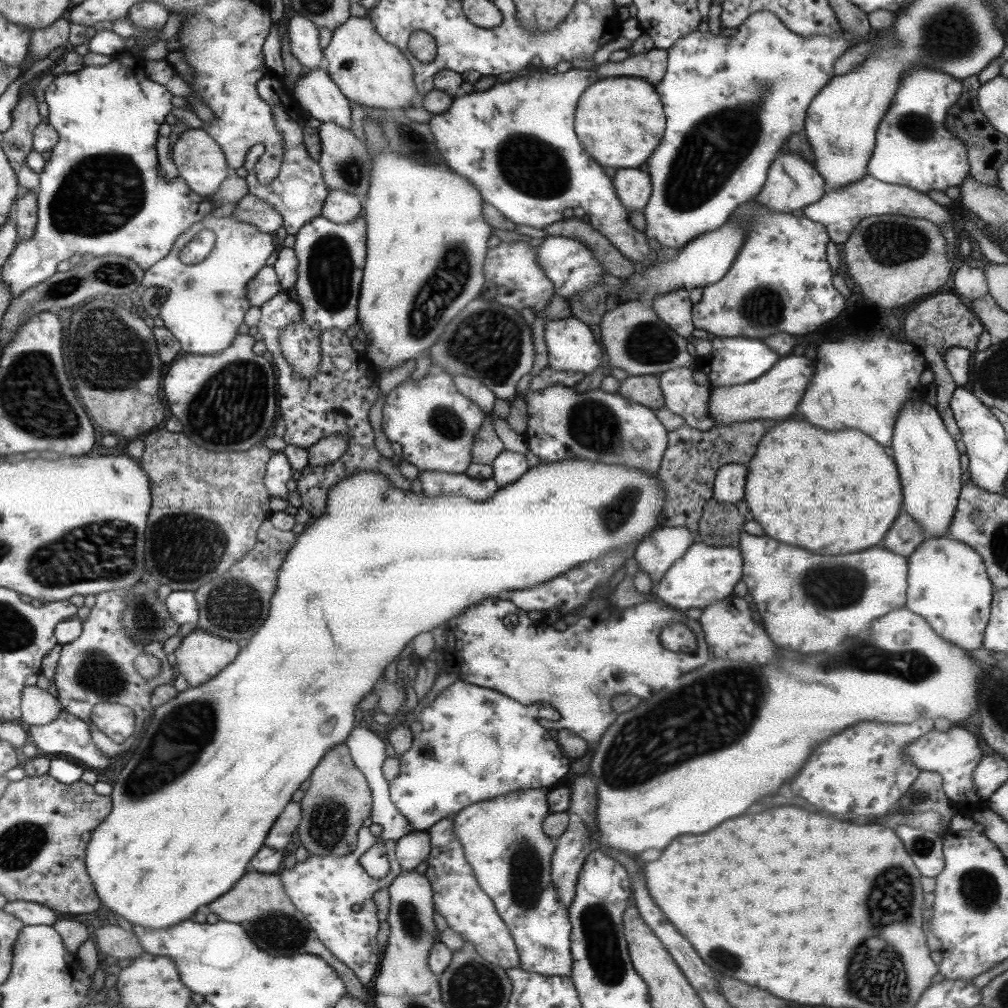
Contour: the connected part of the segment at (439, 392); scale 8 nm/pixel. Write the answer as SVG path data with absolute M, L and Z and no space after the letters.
M433 369L422 380L404 380L386 397L383 410L383 428L386 438L402 446L405 460L418 467L419 473L427 471L465 474L473 464L473 444L488 414L464 396L456 382L445 371Z

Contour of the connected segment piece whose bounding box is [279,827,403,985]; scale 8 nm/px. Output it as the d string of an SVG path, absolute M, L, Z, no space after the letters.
M363 827L358 832L359 843L350 855L346 856L315 856L310 855L308 860L297 862L292 869L282 868L279 874L285 882L285 892L290 900L305 914L310 916L310 924L318 930L317 936L322 944L329 948L333 956L348 966L356 978L366 985L374 980L380 971L382 954L378 934L378 906L374 902L374 893L388 889L393 885L400 874L402 864L397 860L396 841L384 842L384 849L388 853L390 872L383 880L371 878L360 865L360 857L366 853L379 838L373 836L369 828Z

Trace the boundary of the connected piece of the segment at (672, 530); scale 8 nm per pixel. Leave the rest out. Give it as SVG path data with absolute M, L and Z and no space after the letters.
M682 526L661 527L644 538L644 541L638 543L634 557L639 568L648 572L651 580L657 583L696 542L698 542L697 536L688 528Z

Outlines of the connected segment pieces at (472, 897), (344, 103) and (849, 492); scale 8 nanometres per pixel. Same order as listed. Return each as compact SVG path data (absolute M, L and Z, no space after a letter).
M440 820L427 833L432 842L432 852L427 858L428 868L424 876L429 878L434 888L438 912L445 918L448 927L472 943L481 957L491 964L505 969L518 968L521 956L517 943L492 899L480 888L473 868L466 860L465 850L457 840L453 820Z
M325 66L308 70L296 80L294 96L303 110L308 110L312 118L321 122L334 122L338 126L350 129L350 100L330 76Z
M787 418L788 422L782 422L782 424L778 424L778 426L774 426L770 428L768 434L764 436L764 440L758 444L758 452L756 452L756 456L752 458L752 462L750 462L750 484L746 484L746 502L750 504L750 510L752 510L752 514L754 514L754 518L756 518L756 522L766 530L766 534L768 536L774 536L776 540L782 540L784 544L798 544L800 548L810 548L810 552L818 552L818 554L848 554L848 552L858 552L858 550L866 550L866 548L870 548L870 546L876 546L876 544L880 544L882 542L882 538L884 538L884 534L890 530L890 526L894 524L894 520L898 518L898 514L900 514L900 510L902 510L902 484L900 484L901 474L898 474L900 471L896 468L896 464L894 464L894 460L884 452L884 445L880 446L878 442L874 442L870 436L866 436L864 432L860 432L860 430L842 430L842 432L824 432L824 430L820 430L820 428L816 428L816 426L812 426L812 424L806 424L804 420L802 422L798 422L798 420L792 418Z

